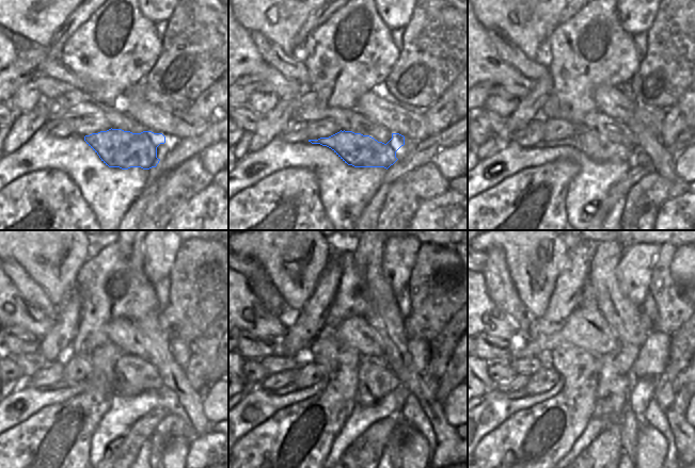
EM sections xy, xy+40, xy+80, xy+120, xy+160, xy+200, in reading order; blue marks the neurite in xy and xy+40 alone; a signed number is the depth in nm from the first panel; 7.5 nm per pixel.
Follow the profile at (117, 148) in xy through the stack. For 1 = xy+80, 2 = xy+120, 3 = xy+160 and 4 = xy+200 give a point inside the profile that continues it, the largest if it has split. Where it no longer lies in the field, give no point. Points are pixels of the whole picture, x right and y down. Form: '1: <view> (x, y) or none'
1: xy+80 (596, 148)
2: xy+120 (60, 385)
3: xy+160 (291, 387)
4: xy+200 (494, 392)

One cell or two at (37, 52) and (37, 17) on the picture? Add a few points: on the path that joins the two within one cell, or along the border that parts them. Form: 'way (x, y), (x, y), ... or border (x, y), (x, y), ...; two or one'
border (58, 28), (46, 45), (38, 45); two

